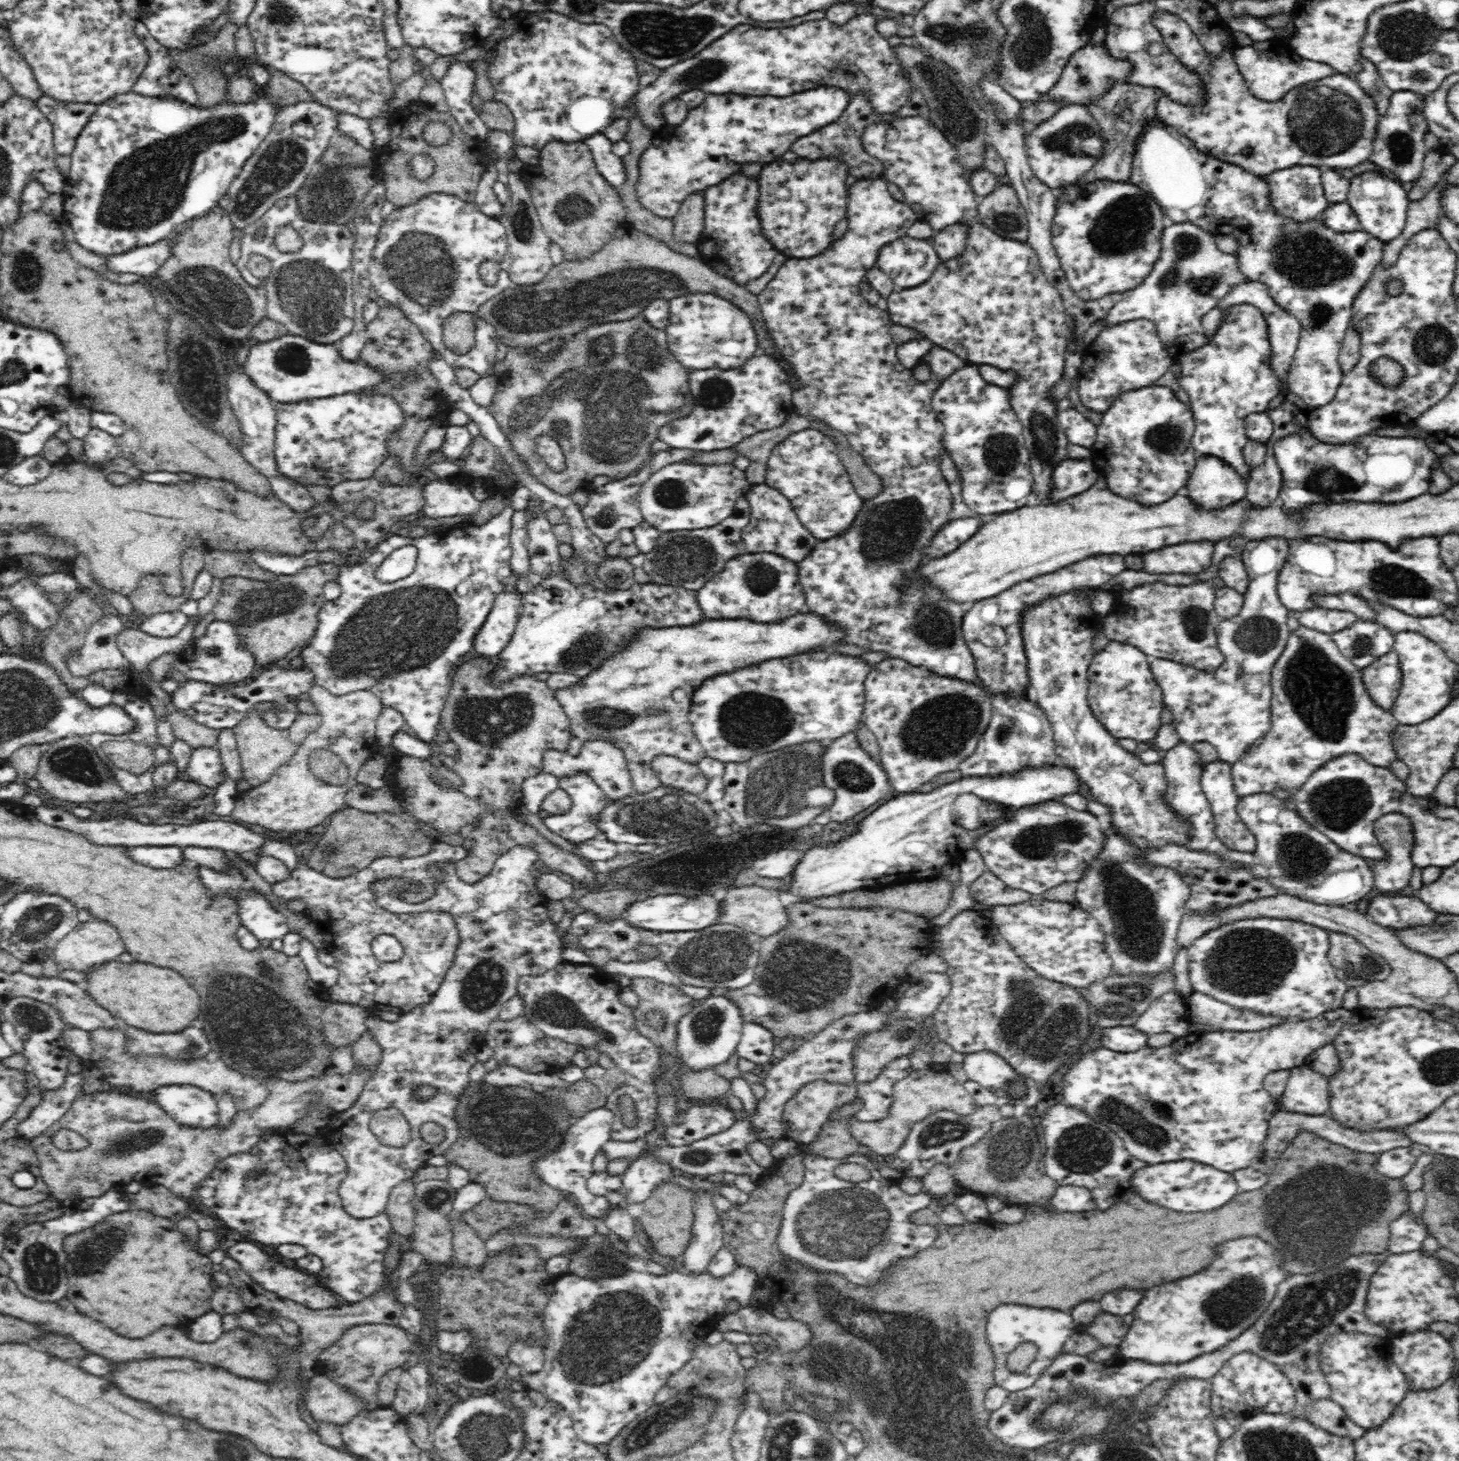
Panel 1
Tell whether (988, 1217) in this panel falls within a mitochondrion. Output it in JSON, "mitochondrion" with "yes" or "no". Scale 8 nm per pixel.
{"mitochondrion":"no"}

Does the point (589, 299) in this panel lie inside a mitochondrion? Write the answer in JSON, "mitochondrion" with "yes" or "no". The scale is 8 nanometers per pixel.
{"mitochondrion":"yes"}

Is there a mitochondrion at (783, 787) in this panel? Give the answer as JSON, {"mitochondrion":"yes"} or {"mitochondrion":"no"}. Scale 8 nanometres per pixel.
{"mitochondrion":"yes"}

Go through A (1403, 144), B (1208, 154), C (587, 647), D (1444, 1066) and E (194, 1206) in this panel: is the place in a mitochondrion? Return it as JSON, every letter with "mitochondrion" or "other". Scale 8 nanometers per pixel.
{"A":"mitochondrion","B":"other","C":"mitochondrion","D":"mitochondrion","E":"other"}

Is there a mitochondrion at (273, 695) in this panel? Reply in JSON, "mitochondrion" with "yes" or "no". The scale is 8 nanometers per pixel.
{"mitochondrion":"no"}

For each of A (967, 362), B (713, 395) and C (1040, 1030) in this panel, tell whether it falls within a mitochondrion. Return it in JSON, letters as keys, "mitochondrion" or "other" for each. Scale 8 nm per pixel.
{"A":"other","B":"mitochondrion","C":"mitochondrion"}

